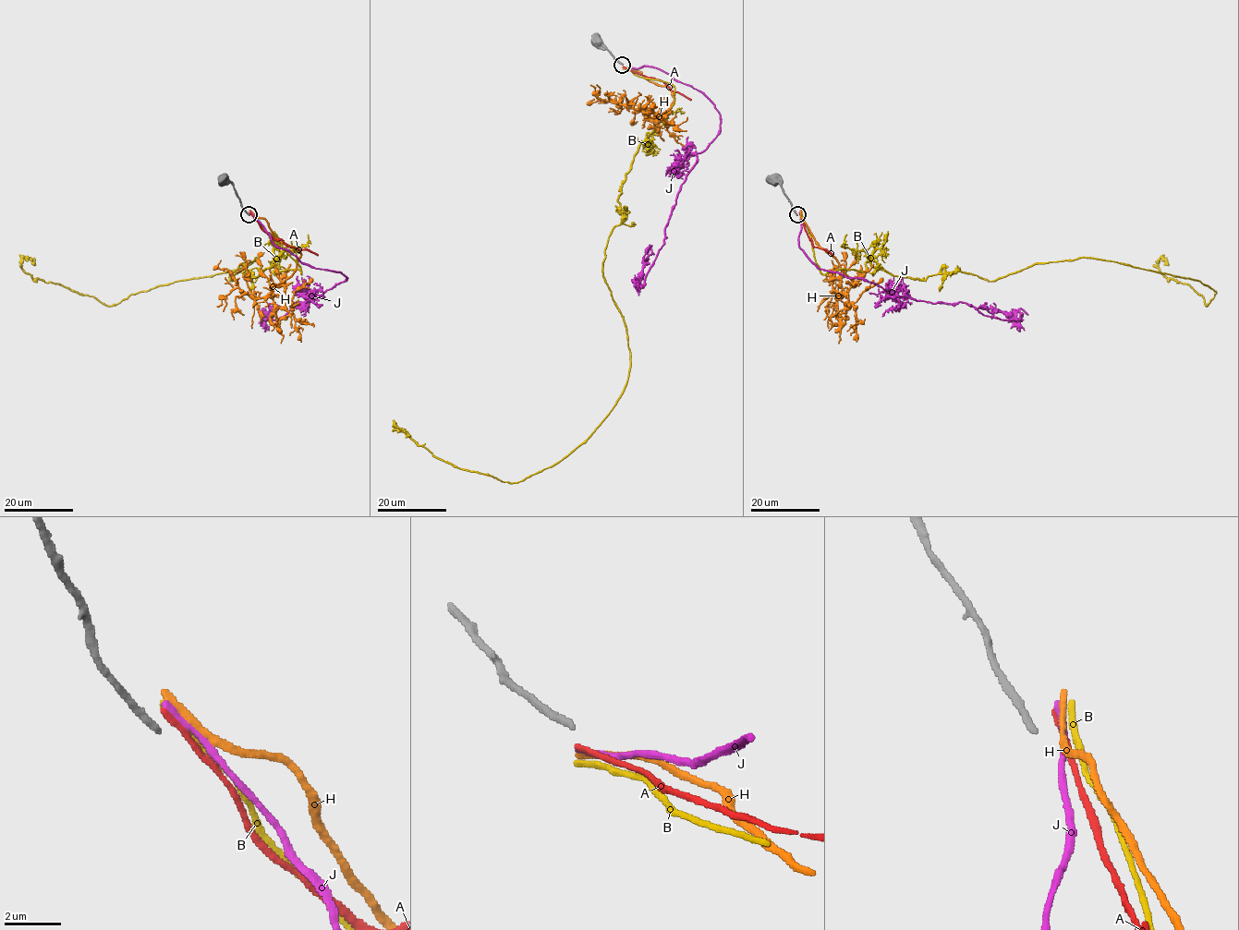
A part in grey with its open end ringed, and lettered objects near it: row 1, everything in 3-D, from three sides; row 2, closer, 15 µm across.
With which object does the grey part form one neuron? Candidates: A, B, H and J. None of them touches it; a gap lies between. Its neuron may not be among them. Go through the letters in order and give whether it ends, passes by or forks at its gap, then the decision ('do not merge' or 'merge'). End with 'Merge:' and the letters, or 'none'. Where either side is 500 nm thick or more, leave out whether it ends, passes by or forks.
A: it ends there; do not merge
B: it ends there; do not merge
H: it ends there; do not merge
J: it ends there; merge
Merge: J

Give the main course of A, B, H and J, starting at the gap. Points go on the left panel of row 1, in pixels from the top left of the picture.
A: (250, 213), (276, 239), (318, 255)
B: (250, 212), (301, 274), (273, 262), (229, 279), (256, 257), (107, 306), (34, 278), (23, 258), (35, 265)
H: (251, 212), (298, 251), (296, 270), (261, 297), (251, 297), (226, 269), (219, 267), (221, 260)
J: (250, 212), (277, 246), (346, 278), (323, 295), (292, 302), (281, 318), (268, 319), (271, 307), (278, 307)

